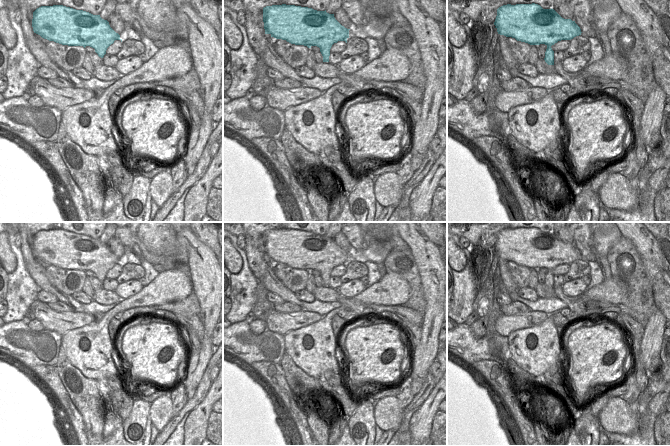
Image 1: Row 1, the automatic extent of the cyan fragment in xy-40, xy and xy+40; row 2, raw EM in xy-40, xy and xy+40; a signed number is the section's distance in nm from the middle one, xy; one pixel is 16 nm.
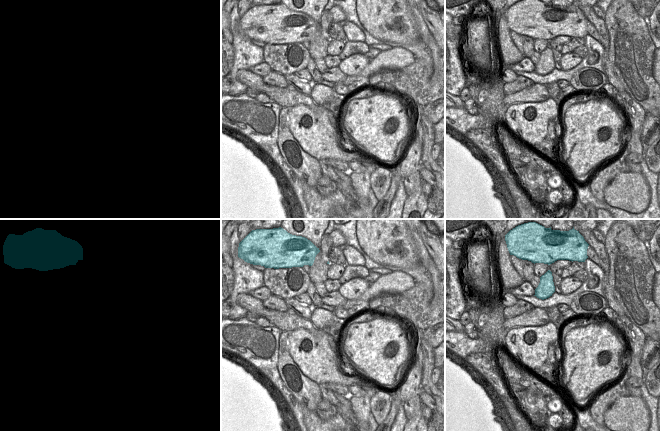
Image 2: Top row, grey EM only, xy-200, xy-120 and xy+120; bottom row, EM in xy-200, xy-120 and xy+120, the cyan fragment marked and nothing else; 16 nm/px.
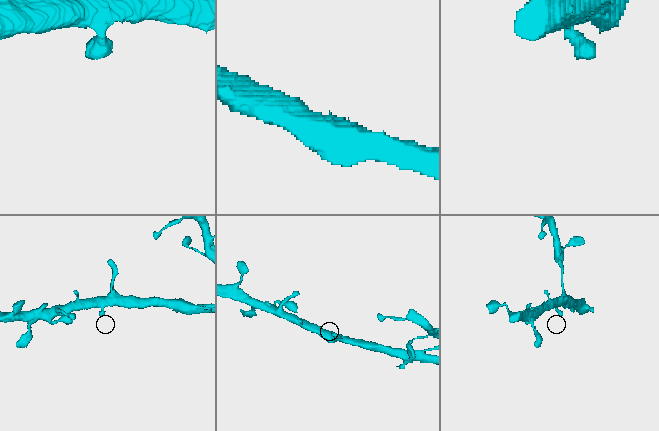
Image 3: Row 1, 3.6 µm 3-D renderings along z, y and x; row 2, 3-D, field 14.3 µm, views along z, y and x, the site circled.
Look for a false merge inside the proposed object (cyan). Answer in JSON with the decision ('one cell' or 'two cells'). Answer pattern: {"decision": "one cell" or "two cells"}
{"decision": "one cell"}

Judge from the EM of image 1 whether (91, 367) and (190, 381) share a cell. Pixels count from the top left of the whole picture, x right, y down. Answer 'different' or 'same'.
different

